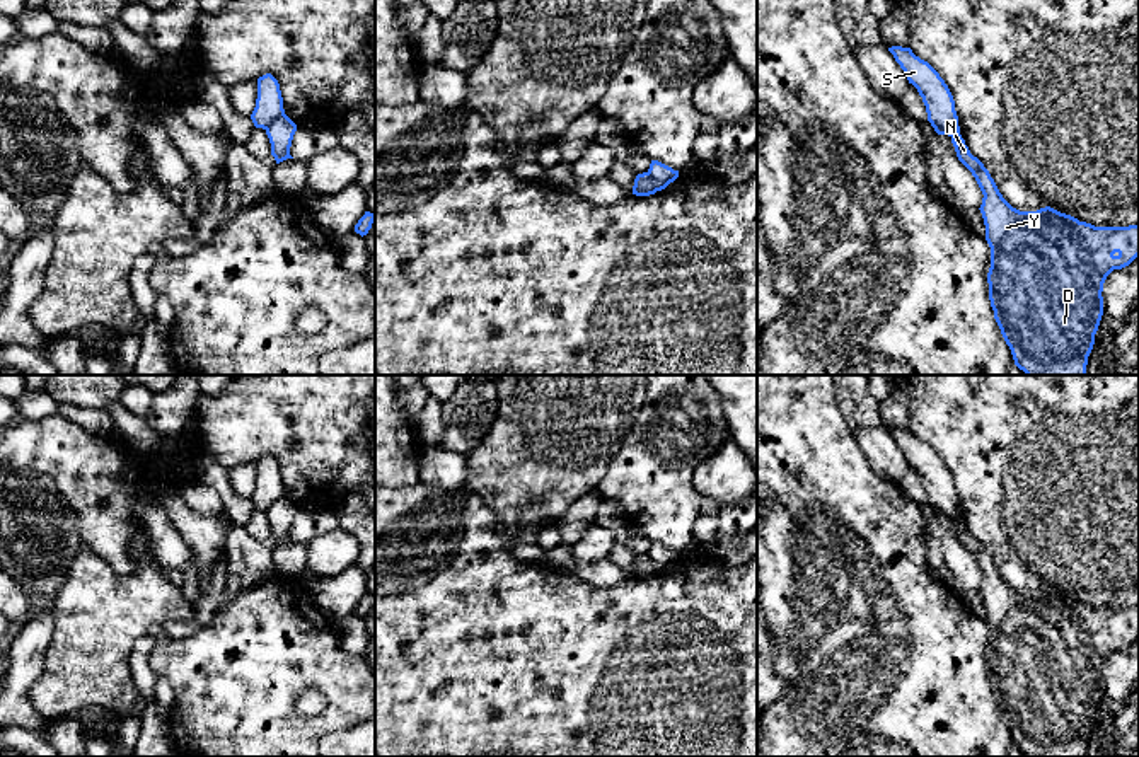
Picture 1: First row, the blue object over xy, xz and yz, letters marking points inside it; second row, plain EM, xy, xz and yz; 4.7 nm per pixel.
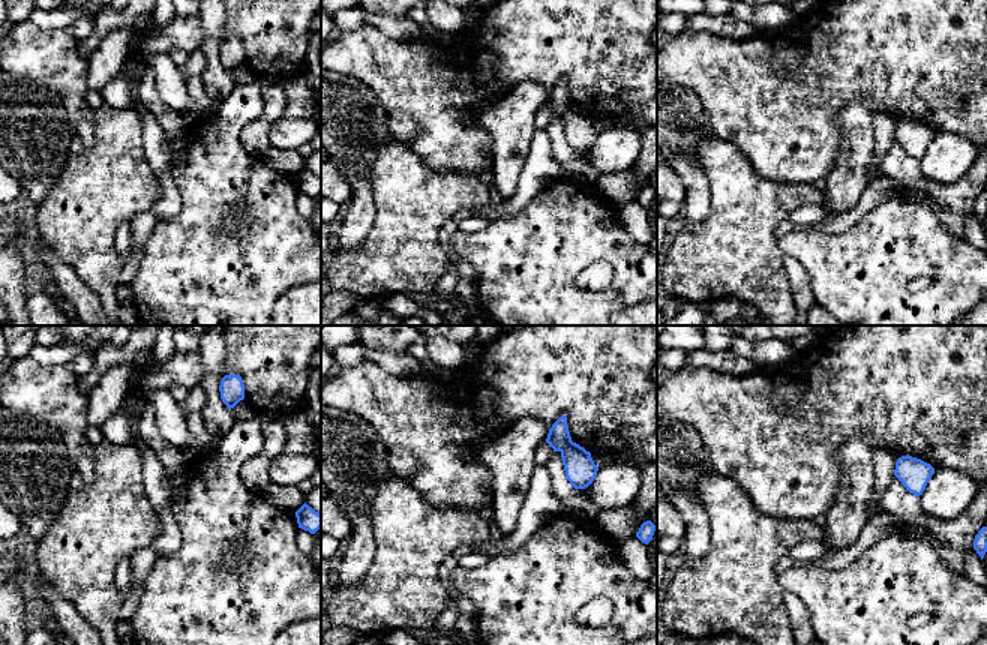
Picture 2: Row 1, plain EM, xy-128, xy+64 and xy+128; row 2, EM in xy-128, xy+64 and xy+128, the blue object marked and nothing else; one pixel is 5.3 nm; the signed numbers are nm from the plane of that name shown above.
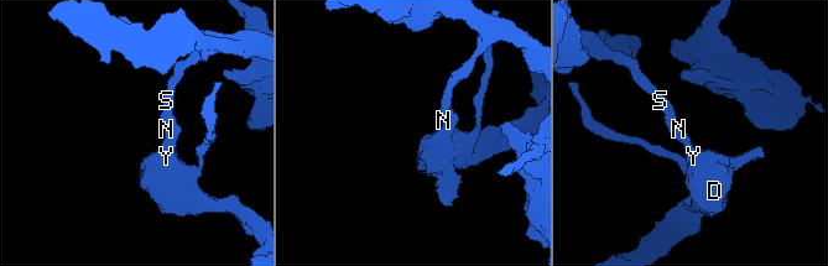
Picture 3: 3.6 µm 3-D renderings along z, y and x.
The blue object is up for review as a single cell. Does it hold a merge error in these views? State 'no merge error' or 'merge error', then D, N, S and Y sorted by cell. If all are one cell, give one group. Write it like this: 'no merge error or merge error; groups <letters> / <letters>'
merge error; groups D N Y / S

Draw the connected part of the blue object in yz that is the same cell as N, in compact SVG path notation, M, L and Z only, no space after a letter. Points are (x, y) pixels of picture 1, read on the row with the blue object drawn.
M962 135L951 136L951 143L984 194L979 210L991 247L989 300L1015 365L1026 375L1086 375L1103 315L1103 283L1113 269L1129 266L1139 256L1139 223L1095 227L1050 206L1020 211L1003 198Z

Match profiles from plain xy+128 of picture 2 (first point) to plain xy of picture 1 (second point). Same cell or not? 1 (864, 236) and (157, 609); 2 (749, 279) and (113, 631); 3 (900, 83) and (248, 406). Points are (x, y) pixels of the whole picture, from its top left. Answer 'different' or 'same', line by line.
1: different
2: same
3: same

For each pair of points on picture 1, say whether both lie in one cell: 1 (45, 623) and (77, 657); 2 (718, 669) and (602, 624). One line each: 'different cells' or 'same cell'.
1: different cells
2: same cell

